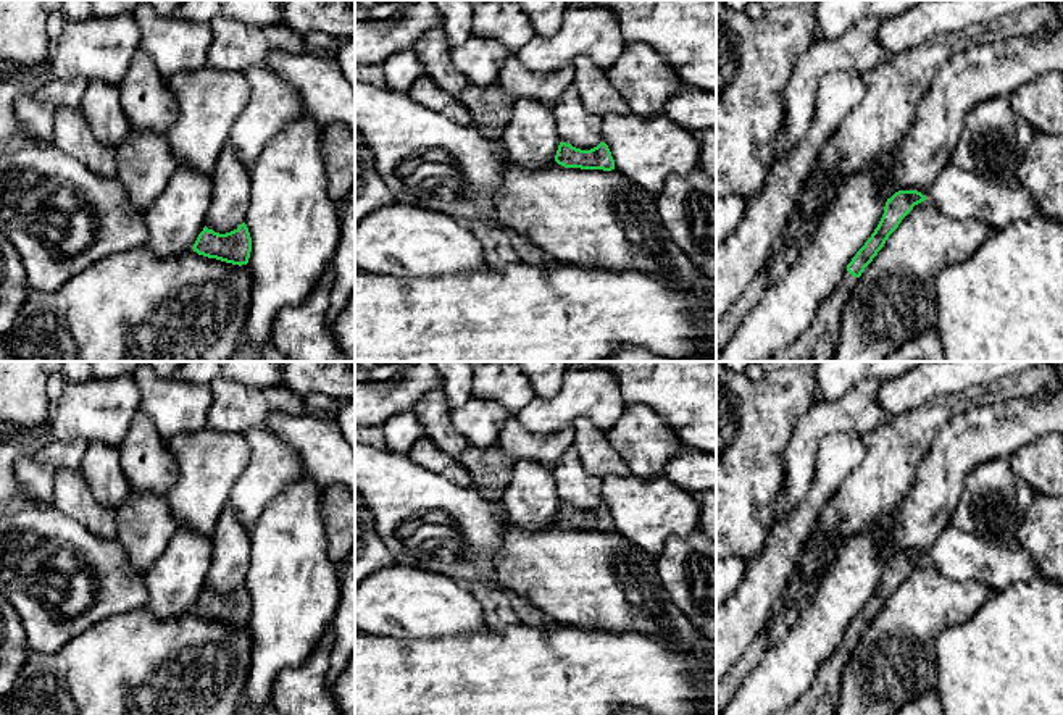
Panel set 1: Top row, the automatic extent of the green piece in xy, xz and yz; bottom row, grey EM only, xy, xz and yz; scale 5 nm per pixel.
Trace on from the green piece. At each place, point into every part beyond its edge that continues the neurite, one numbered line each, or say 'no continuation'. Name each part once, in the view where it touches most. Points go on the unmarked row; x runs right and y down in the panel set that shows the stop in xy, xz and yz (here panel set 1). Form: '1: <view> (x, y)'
1: yz (823, 696)

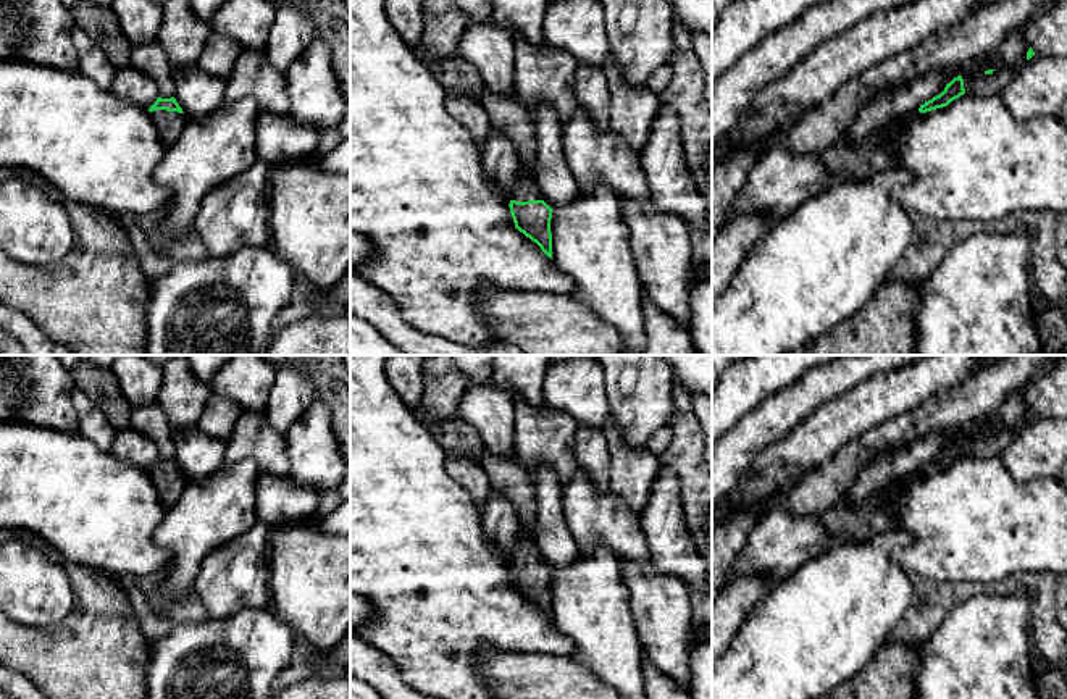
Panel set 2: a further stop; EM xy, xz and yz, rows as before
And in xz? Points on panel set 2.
1: xz (527, 551)

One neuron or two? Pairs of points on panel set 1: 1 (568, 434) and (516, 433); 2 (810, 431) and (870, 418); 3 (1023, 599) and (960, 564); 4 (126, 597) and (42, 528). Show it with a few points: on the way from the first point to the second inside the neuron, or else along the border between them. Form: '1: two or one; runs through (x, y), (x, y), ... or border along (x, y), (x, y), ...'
1: one; runs through (555, 443), (529, 443)
2: one; runs through (825, 418), (855, 418)
3: two; border along (1041, 575), (1012, 583), (992, 593)
4: one; runs through (112, 575), (73, 535), (65, 533)

